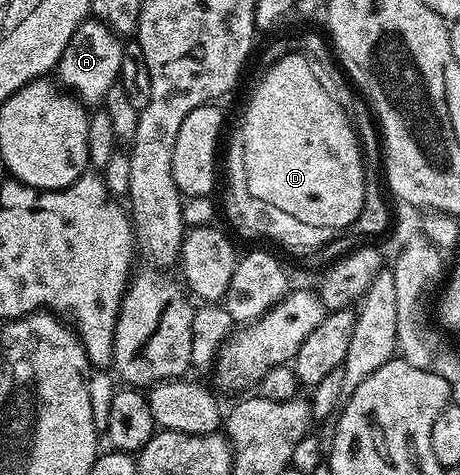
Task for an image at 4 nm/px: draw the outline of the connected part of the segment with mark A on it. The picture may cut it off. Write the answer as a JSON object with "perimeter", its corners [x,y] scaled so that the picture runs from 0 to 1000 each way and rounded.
{"perimeter":[[[196,34],[172,51],[172,59],[163,59],[154,84],[146,84],[146,101],[137,101],[137,118],[120,141],[122,171],[165,200],[187,225],[217,225],[239,185],[257,179],[267,109],[265,82],[248,72],[246,61]]]}

